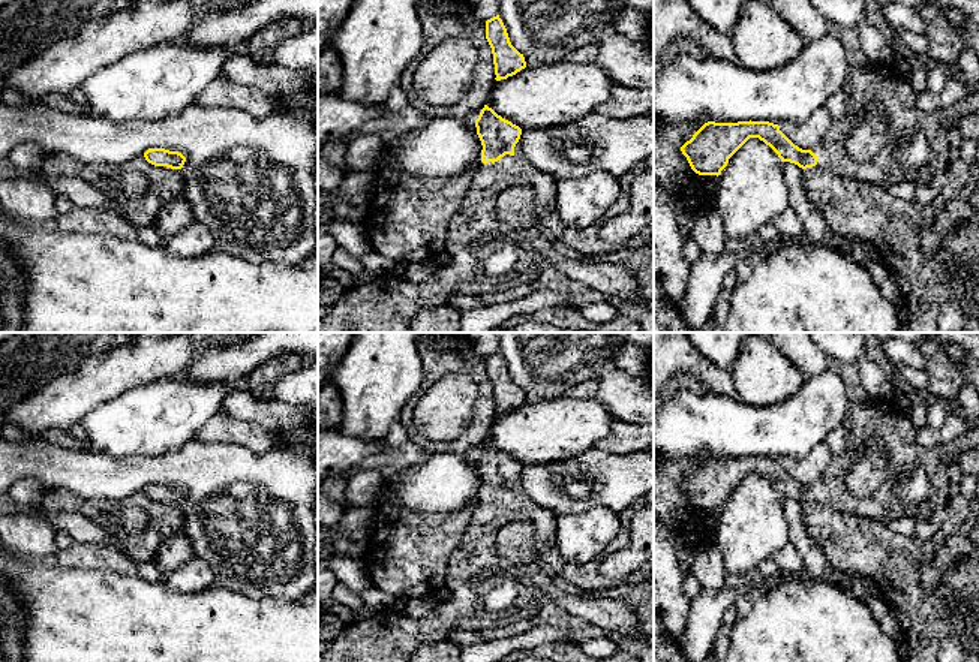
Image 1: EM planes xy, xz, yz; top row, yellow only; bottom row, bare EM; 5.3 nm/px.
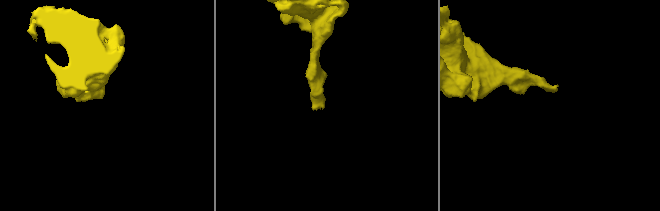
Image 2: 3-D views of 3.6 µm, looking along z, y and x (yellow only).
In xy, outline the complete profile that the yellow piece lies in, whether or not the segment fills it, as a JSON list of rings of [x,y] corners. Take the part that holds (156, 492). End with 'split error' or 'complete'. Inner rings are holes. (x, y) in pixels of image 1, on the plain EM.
[[[148,484],[144,488],[144,493],[154,502],[166,502],[171,505],[181,505],[186,497],[186,493],[181,488],[165,484]]]; complete

